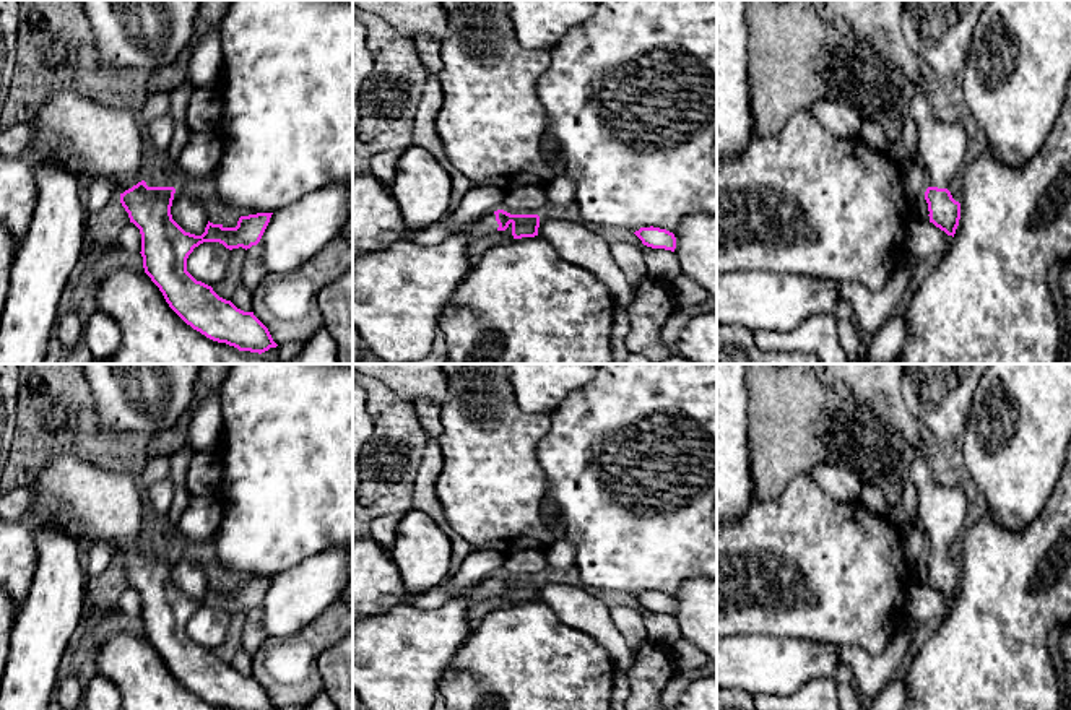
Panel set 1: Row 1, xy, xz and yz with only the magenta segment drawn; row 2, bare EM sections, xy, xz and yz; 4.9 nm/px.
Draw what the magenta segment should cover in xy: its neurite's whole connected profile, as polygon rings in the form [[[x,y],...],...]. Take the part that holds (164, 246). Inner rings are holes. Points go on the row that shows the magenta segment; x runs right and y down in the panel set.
[[[63,89],[47,97],[37,110],[33,125],[33,166],[54,161],[73,171],[85,184],[94,179],[114,180],[120,192],[120,203],[141,234],[141,257],[145,273],[159,288],[169,307],[193,330],[206,338],[226,343],[239,351],[265,353],[278,344],[268,328],[254,315],[237,309],[231,301],[219,297],[211,286],[197,281],[187,271],[187,258],[203,242],[219,242],[226,249],[250,249],[257,245],[273,213],[241,216],[236,227],[224,227],[208,221],[205,232],[185,232],[171,214],[174,187],[148,187],[150,148],[140,123],[141,109],[120,104],[115,107],[99,104],[85,93]]]

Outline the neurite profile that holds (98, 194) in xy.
[[[94,179],[85,184],[83,198],[89,213],[101,211],[115,197],[120,197],[120,192],[114,180]]]

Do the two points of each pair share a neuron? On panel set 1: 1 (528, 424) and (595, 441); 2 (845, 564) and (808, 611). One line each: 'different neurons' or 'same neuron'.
1: different neurons
2: same neuron

